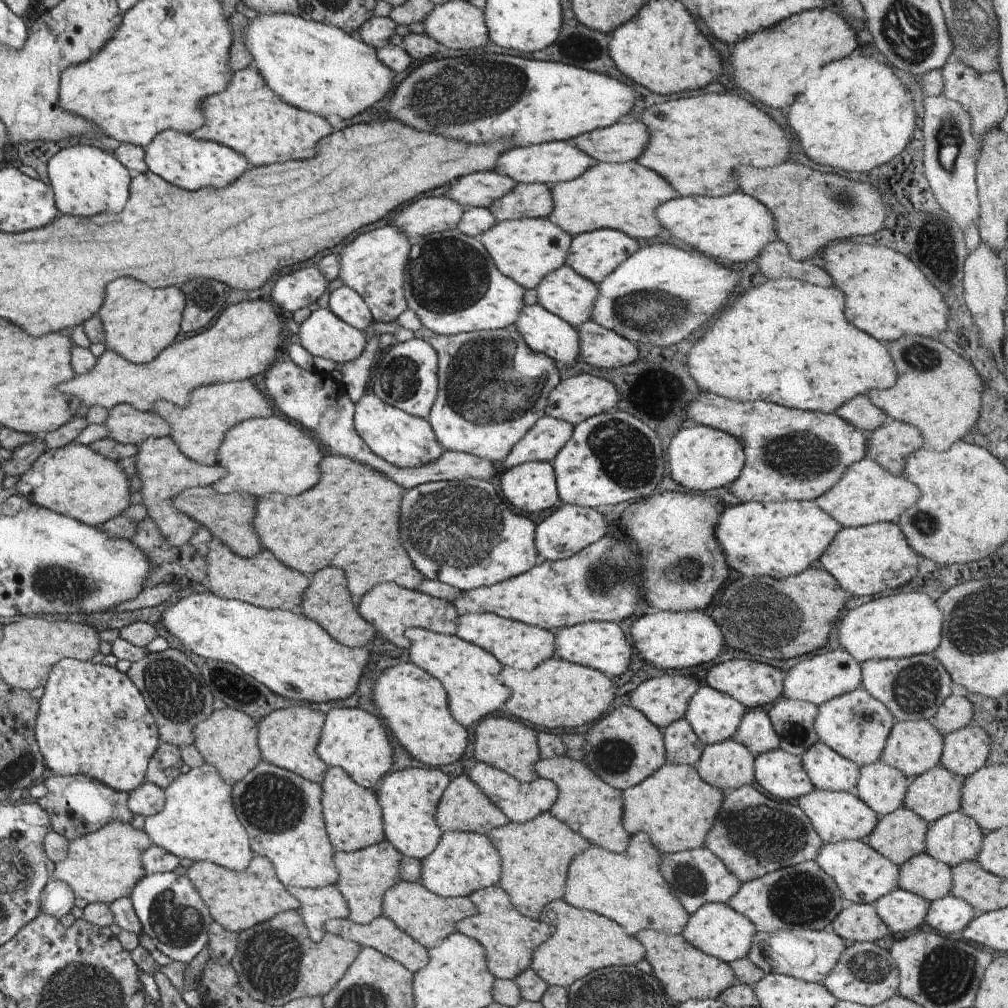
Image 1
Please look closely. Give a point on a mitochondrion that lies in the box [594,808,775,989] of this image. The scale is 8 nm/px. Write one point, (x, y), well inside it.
(691, 881)

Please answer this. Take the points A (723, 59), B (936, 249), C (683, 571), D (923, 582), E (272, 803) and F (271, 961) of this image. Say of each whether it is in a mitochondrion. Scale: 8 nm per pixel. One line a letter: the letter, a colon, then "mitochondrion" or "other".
A: other
B: mitochondrion
C: mitochondrion
D: other
E: mitochondrion
F: mitochondrion

